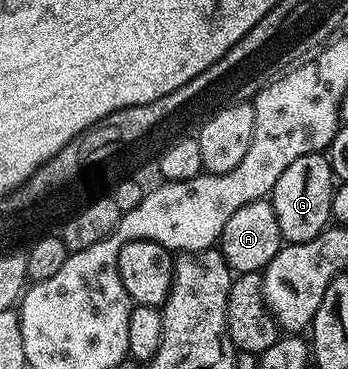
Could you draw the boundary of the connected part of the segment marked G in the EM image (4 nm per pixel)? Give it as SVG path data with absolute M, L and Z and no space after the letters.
M322 152L307 153L297 159L297 163L289 163L289 167L281 171L281 179L277 179L269 194L269 202L275 213L282 240L293 245L305 243L312 241L328 228L332 220L332 192L331 162Z

